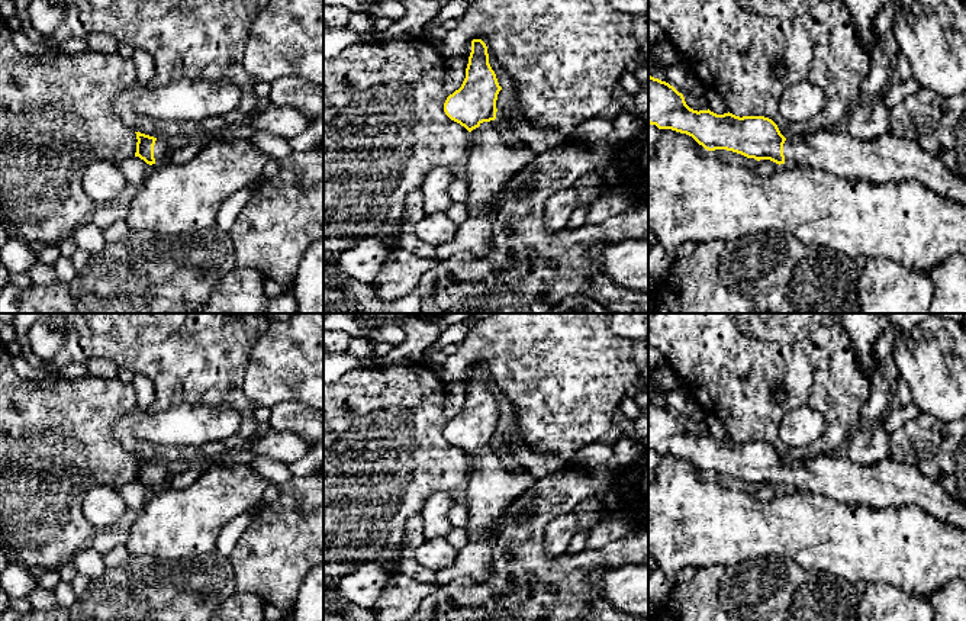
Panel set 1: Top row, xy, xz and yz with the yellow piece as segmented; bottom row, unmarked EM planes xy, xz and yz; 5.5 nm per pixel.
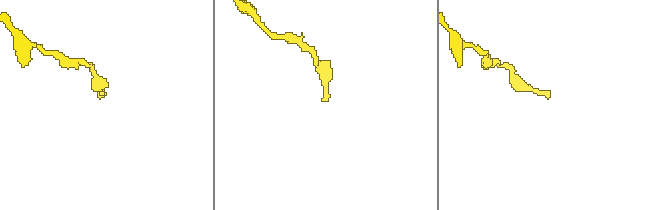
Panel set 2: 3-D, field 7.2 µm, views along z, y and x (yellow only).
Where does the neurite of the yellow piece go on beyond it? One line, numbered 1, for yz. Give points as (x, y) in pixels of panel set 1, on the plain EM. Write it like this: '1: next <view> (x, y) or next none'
1: next yz (886, 483)

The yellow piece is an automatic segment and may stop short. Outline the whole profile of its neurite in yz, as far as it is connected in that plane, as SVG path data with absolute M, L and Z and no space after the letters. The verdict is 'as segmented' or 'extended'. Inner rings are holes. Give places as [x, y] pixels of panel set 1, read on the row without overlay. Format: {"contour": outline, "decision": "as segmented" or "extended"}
{"contour": "M648 399L648 448L692 461L708 476L727 474L747 483L822 495L843 505L882 509L911 505L966 531L966 505L924 476L891 457L863 466L847 457L817 456L785 463L764 441L717 440L690 434L673 411Z", "decision": "extended"}

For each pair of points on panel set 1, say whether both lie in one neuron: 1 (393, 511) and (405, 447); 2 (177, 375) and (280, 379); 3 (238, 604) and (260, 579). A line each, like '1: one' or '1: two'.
1: one
2: two
3: two

